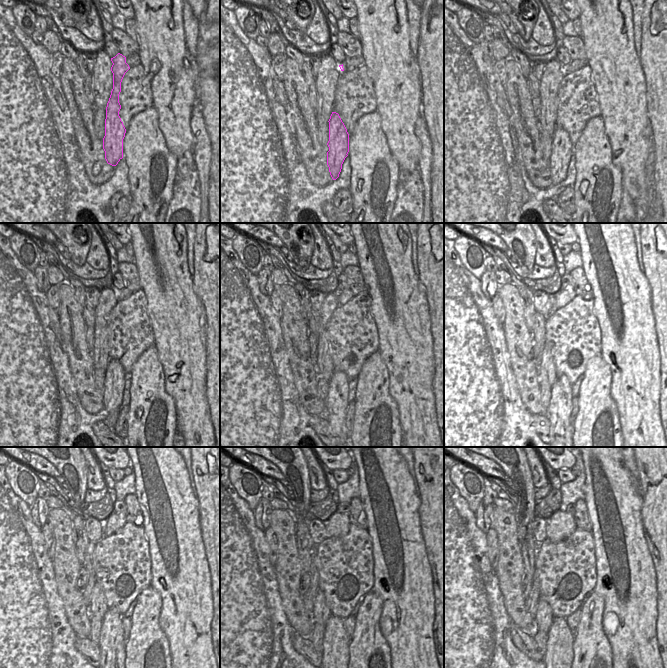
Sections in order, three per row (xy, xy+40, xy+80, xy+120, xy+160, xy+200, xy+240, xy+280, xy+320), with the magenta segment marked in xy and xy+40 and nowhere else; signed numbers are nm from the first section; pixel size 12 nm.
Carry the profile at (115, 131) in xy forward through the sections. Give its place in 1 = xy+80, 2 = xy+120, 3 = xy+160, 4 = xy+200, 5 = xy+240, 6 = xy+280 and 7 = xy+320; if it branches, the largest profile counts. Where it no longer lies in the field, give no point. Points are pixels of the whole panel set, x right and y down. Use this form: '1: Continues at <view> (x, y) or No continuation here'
1: Continues at xy+80 (561, 147)
2: Continues at xy+120 (114, 382)
3: Continues at xy+160 (336, 402)
4: Continues at xy+200 (559, 411)
5: Continues at xy+240 (112, 643)
6: Continues at xy+280 (336, 641)
7: Continues at xy+320 (560, 639)

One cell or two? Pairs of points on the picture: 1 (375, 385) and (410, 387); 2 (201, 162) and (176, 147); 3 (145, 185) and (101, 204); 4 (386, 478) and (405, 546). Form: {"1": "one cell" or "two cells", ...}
{"1": "two cells", "2": "two cells", "3": "two cells", "4": "one cell"}

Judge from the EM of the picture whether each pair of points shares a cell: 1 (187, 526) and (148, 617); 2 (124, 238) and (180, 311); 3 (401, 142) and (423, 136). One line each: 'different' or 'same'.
1: different
2: different
3: different

